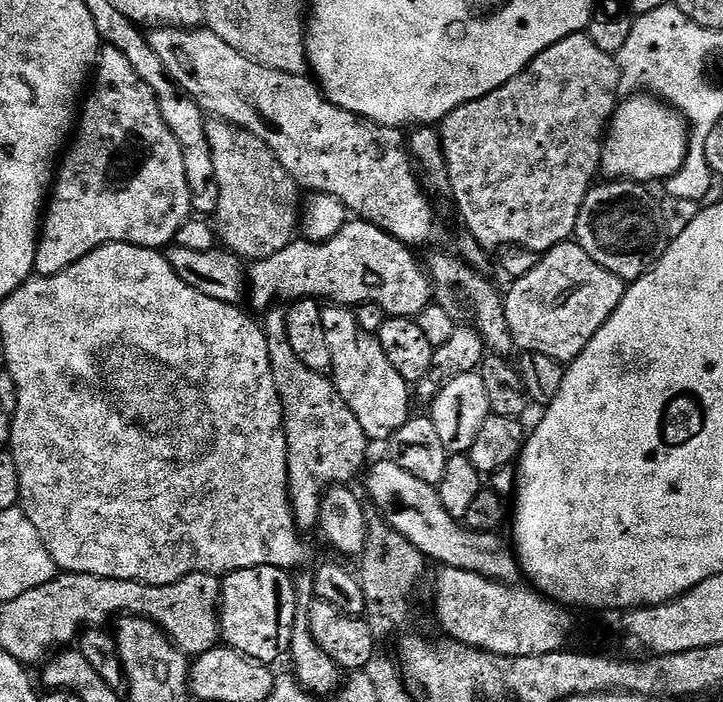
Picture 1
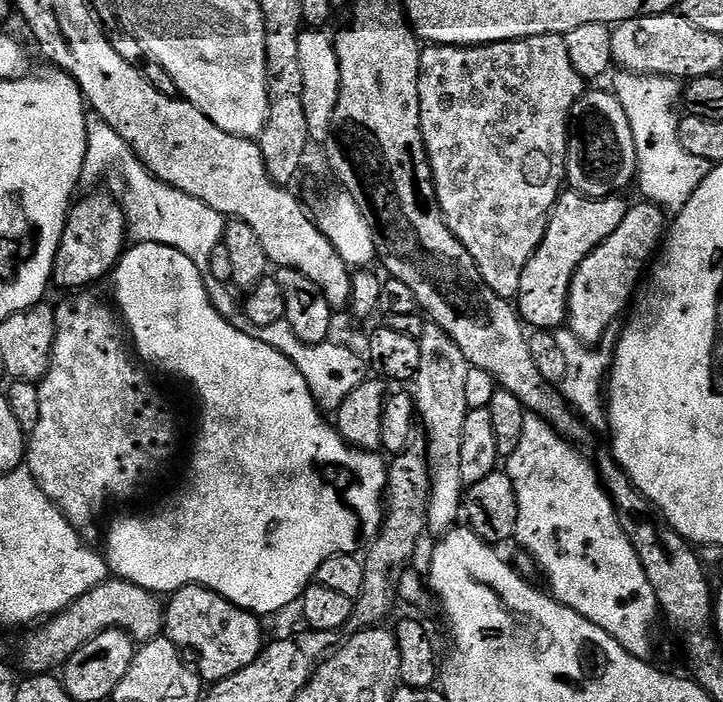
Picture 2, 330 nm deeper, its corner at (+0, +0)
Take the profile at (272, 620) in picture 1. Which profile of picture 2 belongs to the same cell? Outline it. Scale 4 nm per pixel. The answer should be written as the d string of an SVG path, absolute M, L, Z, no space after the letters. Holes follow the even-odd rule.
M198 584L179 588L177 592L171 593L169 600L172 601L167 601L164 610L163 635L167 636L170 642L174 642L174 646L179 648L181 653L187 654L190 660L190 655L192 655L193 661L191 660L191 663L201 681L215 682L230 678L234 674L238 674L238 670L250 666L250 662L254 662L260 657L266 644L264 632L260 629L261 617L234 606L226 598L219 596L217 592L211 592L208 588L201 588Z

